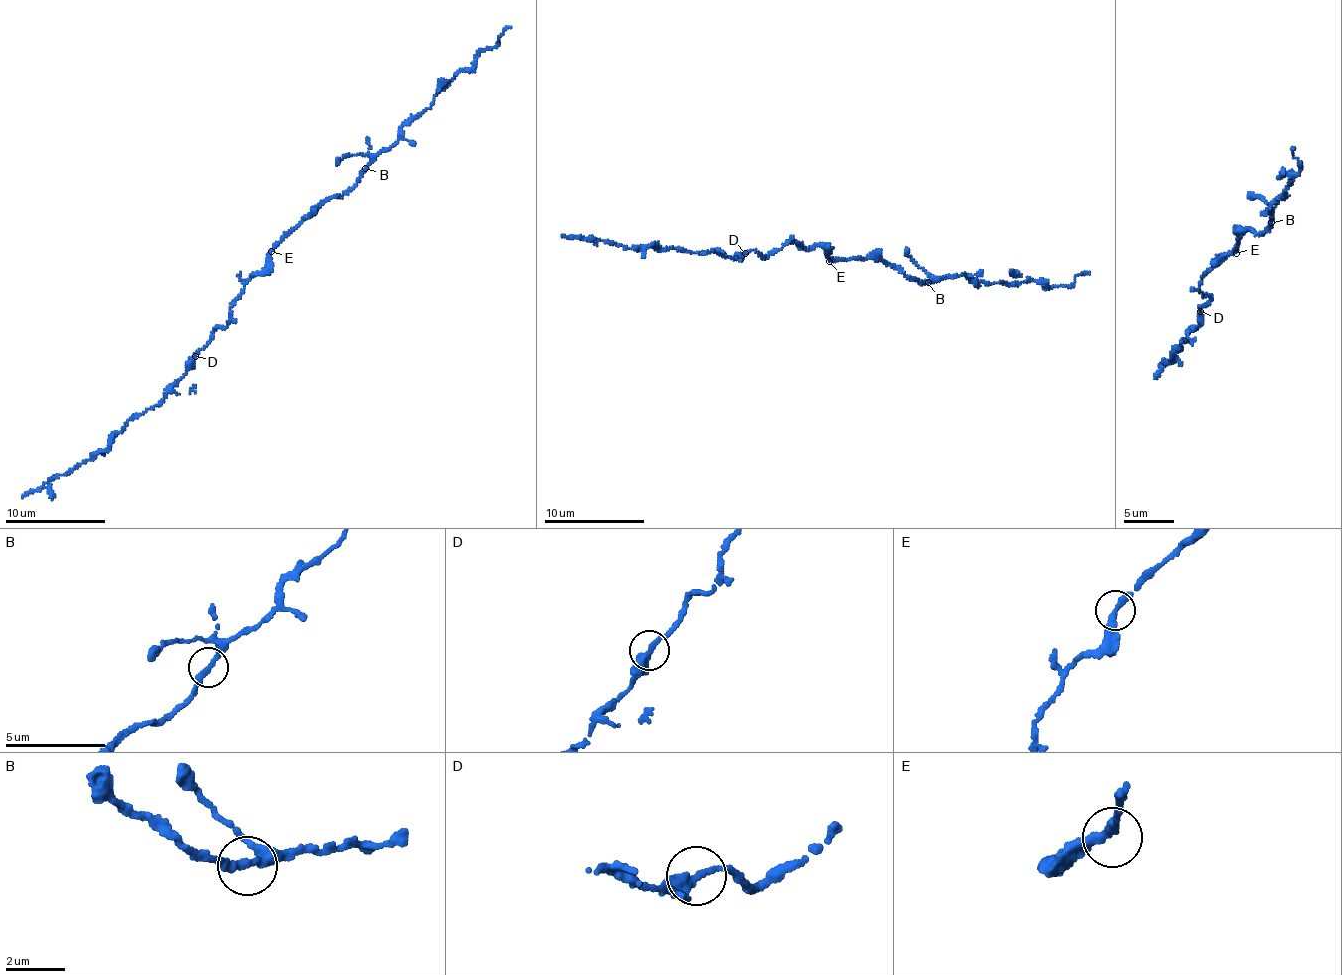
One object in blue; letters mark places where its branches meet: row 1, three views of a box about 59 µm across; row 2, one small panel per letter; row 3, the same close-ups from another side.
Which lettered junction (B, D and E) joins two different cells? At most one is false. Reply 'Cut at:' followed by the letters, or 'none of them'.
Cut at: none of them

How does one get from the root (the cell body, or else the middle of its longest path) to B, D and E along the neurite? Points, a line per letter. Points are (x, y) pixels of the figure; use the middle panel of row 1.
B: (828, 249), (829, 257), (835, 259), (875, 258), (928, 282)
D: (828, 249), (820, 245), (811, 250), (787, 240), (782, 248), (774, 249), (765, 257), (753, 250), (744, 252)
E: (828, 249), (829, 261)

